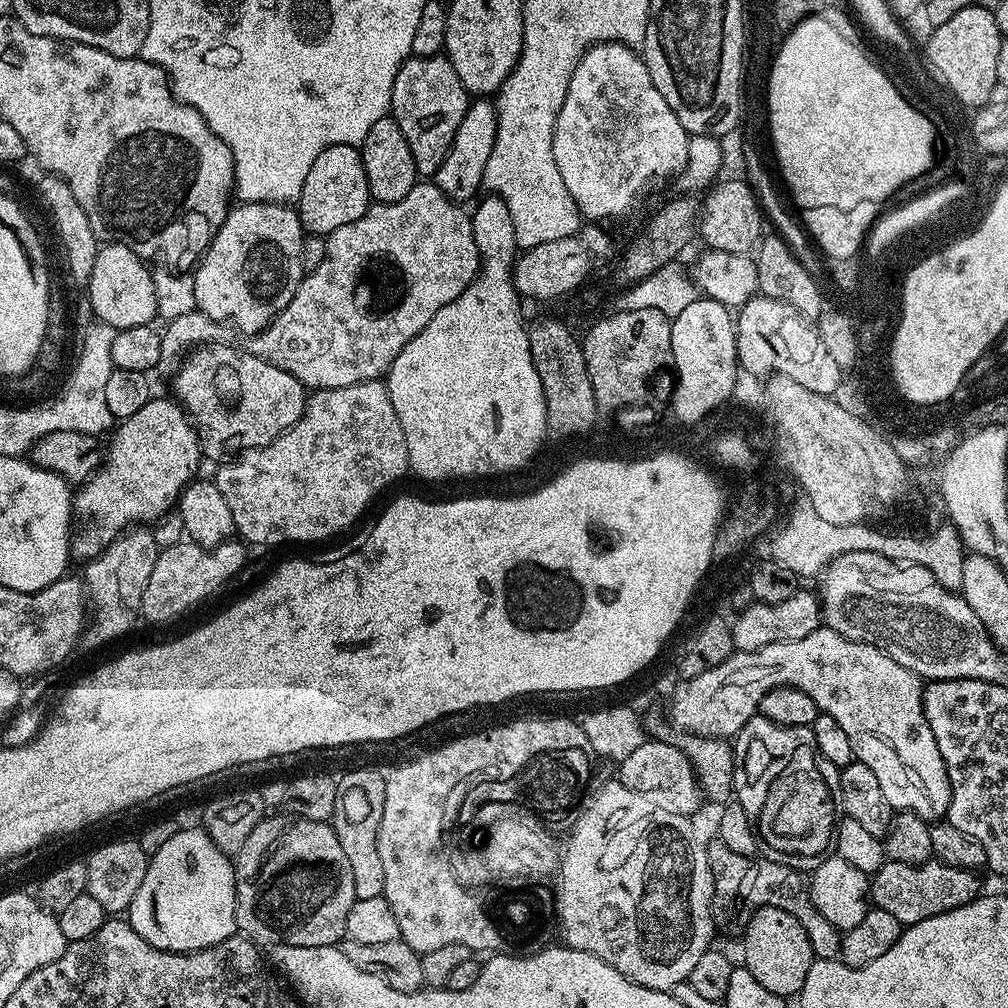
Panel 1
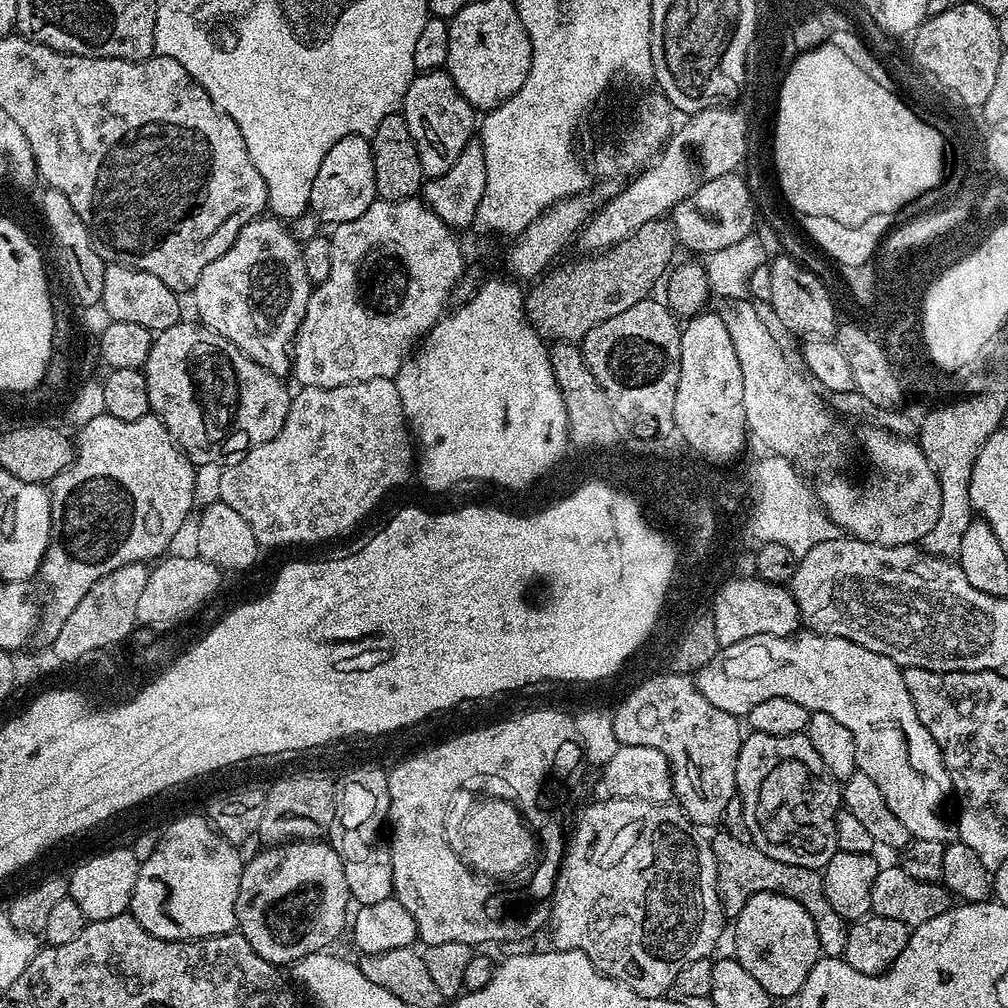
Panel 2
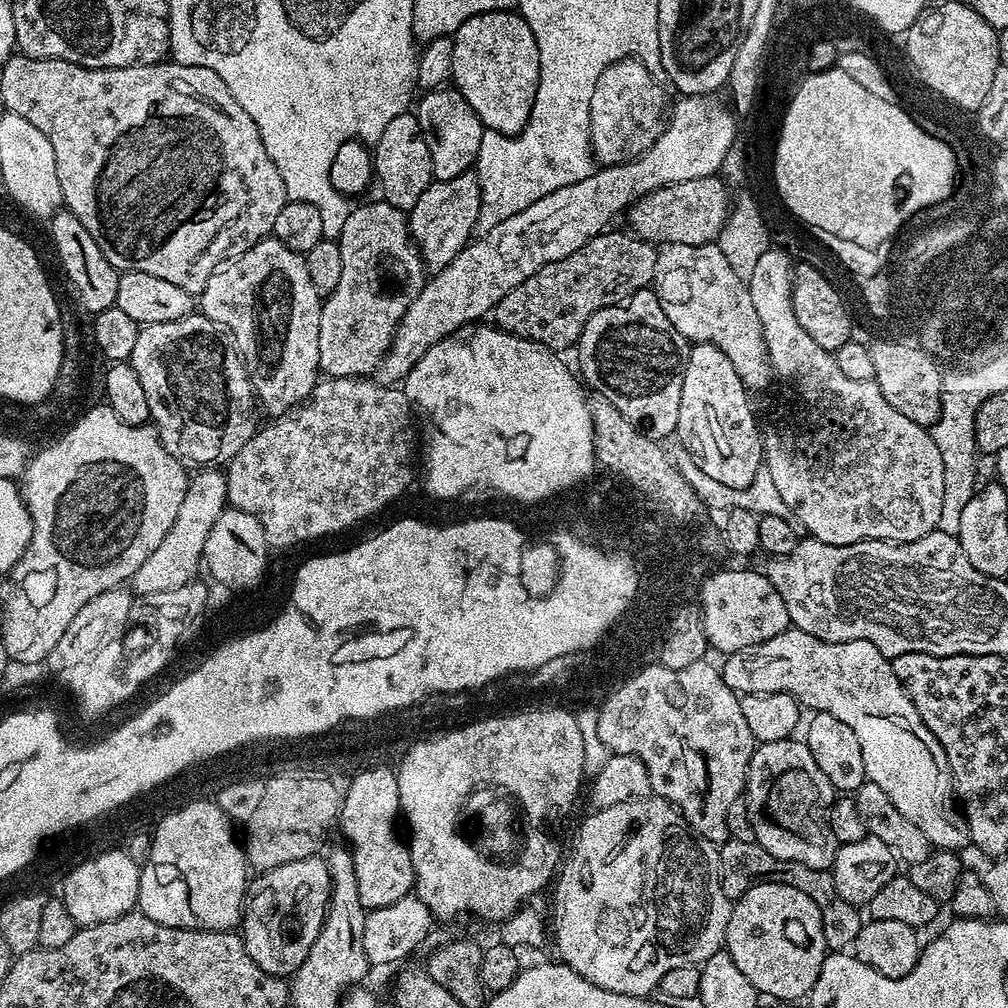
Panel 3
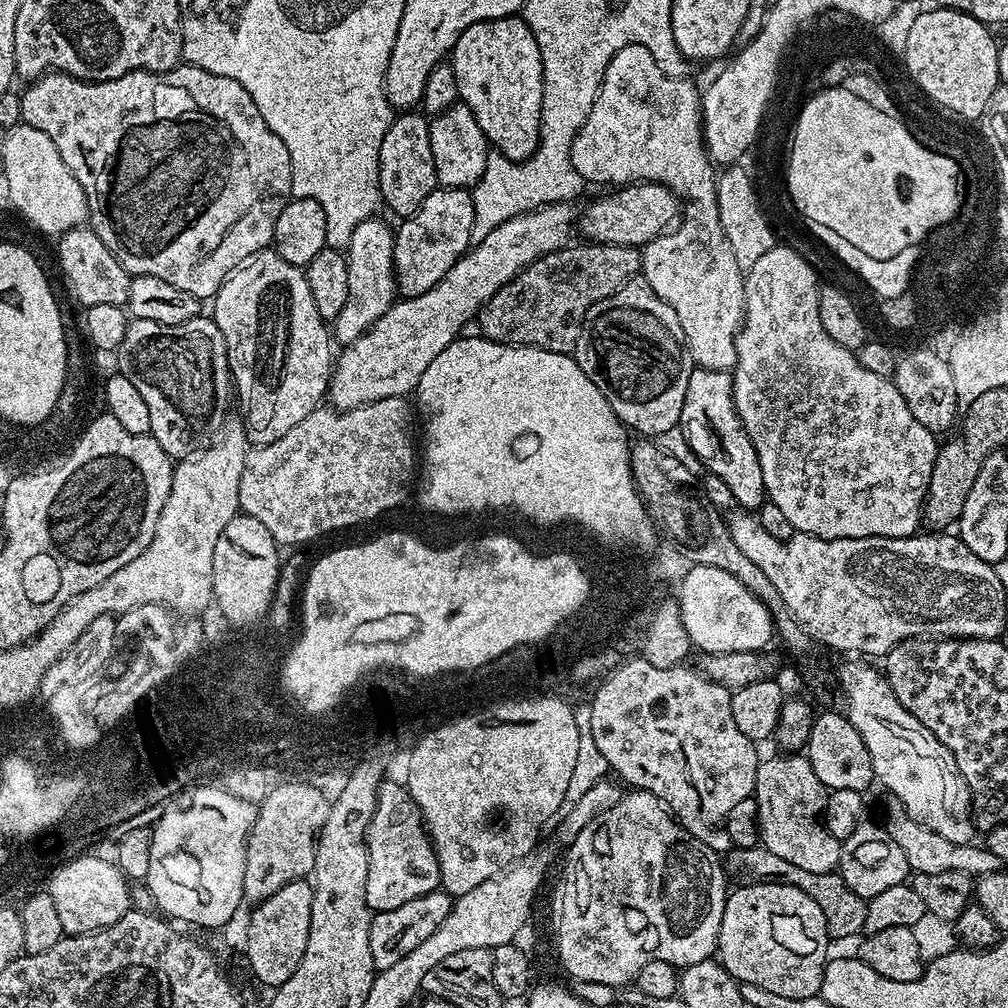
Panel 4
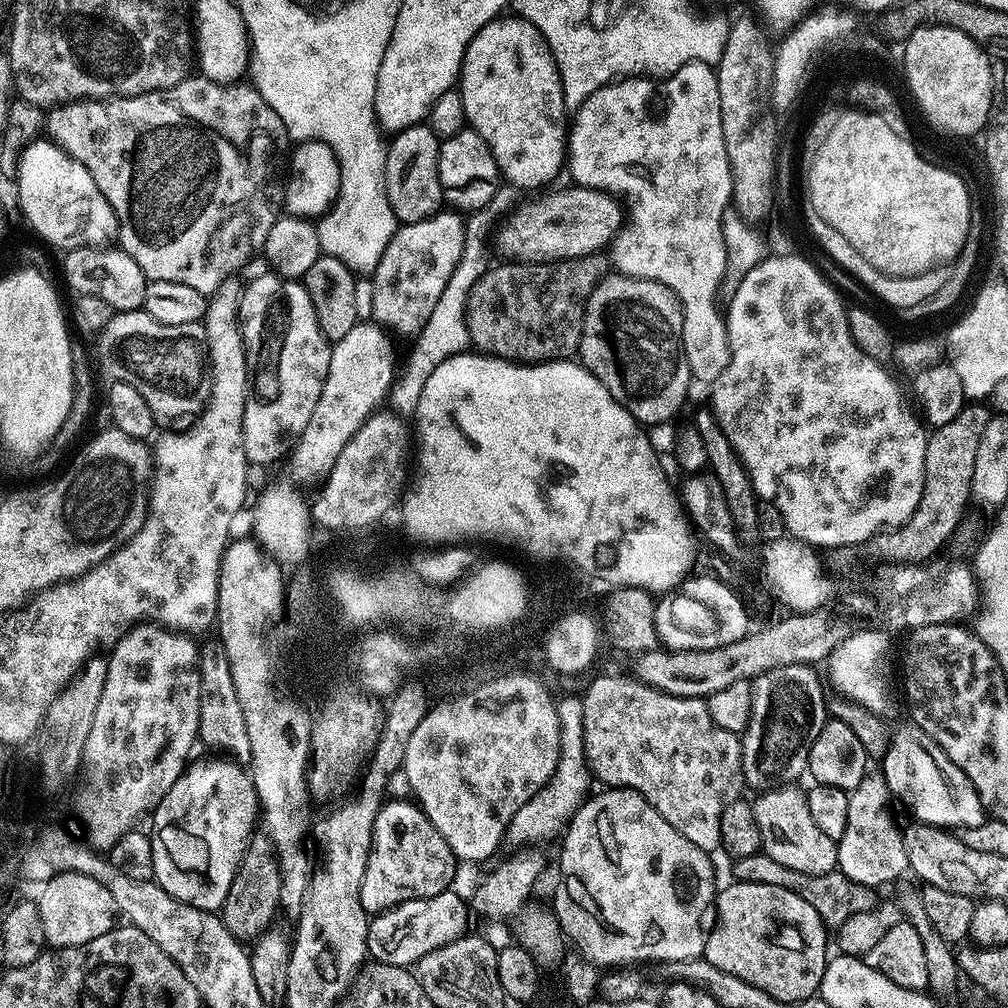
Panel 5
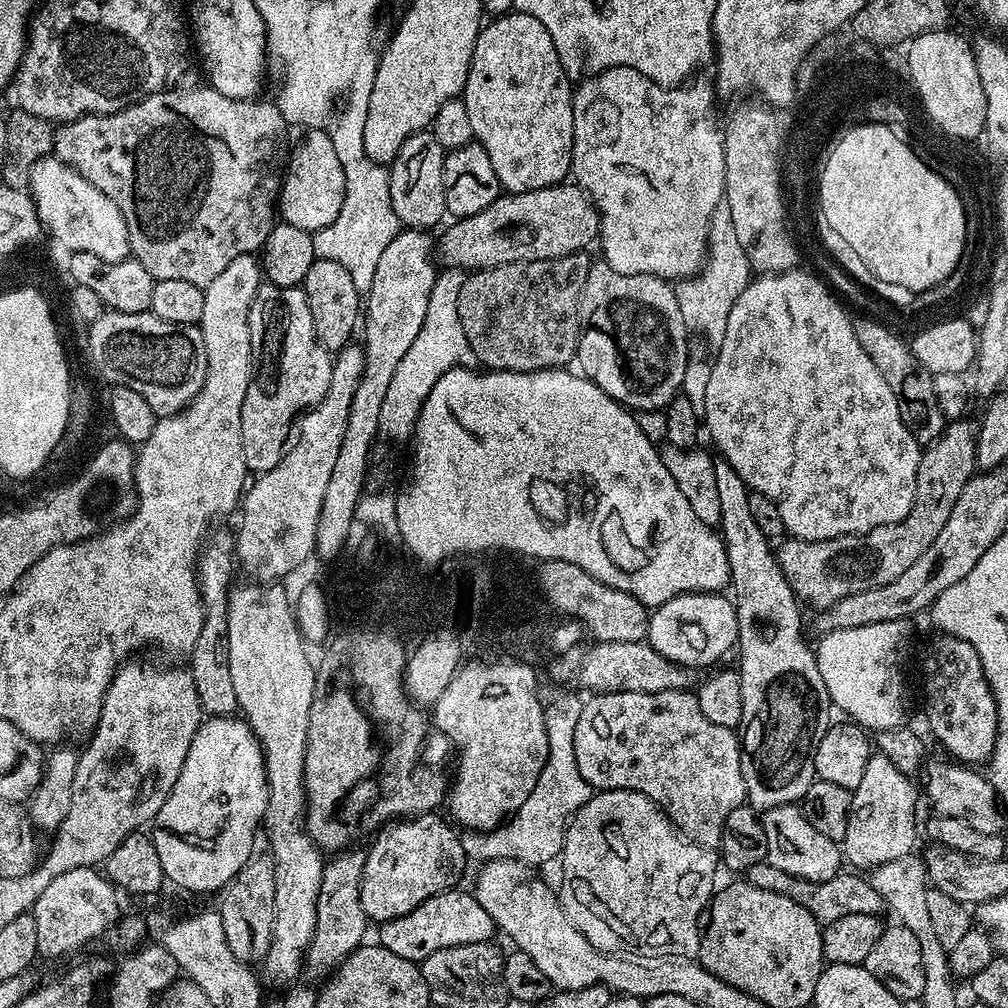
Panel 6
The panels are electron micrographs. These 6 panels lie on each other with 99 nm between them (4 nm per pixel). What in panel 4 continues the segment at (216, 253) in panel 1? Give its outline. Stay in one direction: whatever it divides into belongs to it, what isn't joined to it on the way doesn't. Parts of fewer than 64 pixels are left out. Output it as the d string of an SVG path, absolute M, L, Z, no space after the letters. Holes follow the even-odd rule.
M274 250L262 251L226 278L223 286L216 291L211 304L210 319L216 323L218 330L222 330L224 345L229 348L228 367L234 373L234 384L238 389L238 396L244 399L245 414L243 413L243 415L246 417L248 439L256 446L278 442L278 438L282 438L282 434L294 430L294 426L298 426L298 422L302 422L302 418L306 418L306 414L310 414L315 408L321 407L322 401L328 394L328 383L332 381L334 340L330 335L329 325L318 314L318 306L314 306L314 298L310 295L310 286L304 277L304 268L295 268L293 264L286 262L286 258L282 258Z

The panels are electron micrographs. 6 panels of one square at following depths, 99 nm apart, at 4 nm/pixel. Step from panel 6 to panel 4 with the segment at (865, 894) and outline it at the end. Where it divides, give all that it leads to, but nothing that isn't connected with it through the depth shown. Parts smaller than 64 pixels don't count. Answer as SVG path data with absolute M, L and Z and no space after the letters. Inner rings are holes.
M763 846L755 848L731 848L723 857L722 863L724 871L729 881L737 885L746 884L789 884L802 894L810 894L814 902L818 902L818 907L822 909L822 914L828 923L828 935L833 941L844 940L847 936L859 937L864 932L866 922L866 910L868 900L863 896L854 894L850 886L846 886L844 879L836 872L823 872L814 874L814 870L802 870L798 866L785 862L778 858L778 854L770 854Z

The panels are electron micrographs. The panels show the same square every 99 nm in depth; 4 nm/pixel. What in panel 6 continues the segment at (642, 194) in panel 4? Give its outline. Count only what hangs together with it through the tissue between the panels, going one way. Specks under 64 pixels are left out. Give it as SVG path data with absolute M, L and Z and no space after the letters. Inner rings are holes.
M561 182L550 186L549 188L539 188L538 190L530 190L529 192L510 192L502 194L494 202L490 202L490 206L486 206L486 210L478 210L478 214L466 216L452 222L452 225L444 232L444 237L438 240L438 260L444 268L462 268L465 270L479 270L481 268L497 268L503 264L525 264L531 260L553 260L554 258L562 258L569 256L575 252L585 251L589 246L588 243L595 241L600 234L600 211L596 209L592 203L591 196L584 191L583 188L572 182Z

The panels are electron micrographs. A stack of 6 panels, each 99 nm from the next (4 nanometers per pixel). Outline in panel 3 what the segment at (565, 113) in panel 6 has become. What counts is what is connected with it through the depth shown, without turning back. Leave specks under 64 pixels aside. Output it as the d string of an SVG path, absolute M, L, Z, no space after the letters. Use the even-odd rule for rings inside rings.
M519 11L483 12L458 26L452 36L454 66L451 83L470 102L489 132L516 136L526 126L538 90L538 42Z

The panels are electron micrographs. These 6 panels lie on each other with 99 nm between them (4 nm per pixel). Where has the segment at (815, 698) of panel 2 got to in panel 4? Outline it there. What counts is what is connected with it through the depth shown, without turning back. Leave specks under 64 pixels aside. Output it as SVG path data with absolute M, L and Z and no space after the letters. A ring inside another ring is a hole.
M848 664L841 670L840 678L838 674L838 688L839 686L844 691L845 698L848 699L848 708L846 707L847 718L854 726L854 730L858 730L858 734L862 734L862 742L866 742L866 750L870 750L872 775L878 781L878 784L885 788L883 791L889 796L898 798L898 802L902 802L906 814L910 818L914 818L914 822L934 830L934 834L942 834L942 838L947 838L949 842L958 842L959 844L973 843L975 836L972 835L977 835L978 829L972 823L972 795L958 770L958 762L954 762L954 754L950 754L950 750L946 750L946 746L942 746L942 742L938 742L938 738L934 738L934 734L930 734L930 730L926 726L922 726L922 722L918 722L918 718L914 718L914 714L910 714L906 710L906 706L902 706L902 702L898 702L898 698L894 698L894 694L888 685L888 680L884 677L884 673L879 667L871 668L868 664Z

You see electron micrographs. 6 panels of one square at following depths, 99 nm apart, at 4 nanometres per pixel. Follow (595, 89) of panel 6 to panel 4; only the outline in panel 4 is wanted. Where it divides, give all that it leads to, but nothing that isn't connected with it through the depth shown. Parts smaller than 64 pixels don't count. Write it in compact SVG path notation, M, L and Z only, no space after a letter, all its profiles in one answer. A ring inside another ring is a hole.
M641 44L626 46L622 50L618 50L618 54L614 54L614 58L608 63L608 68L604 71L604 81L600 84L598 98L594 98L594 106L590 110L586 122L576 132L574 146L570 150L570 158L574 162L574 170L578 170L580 177L589 185L612 184L608 186L627 186L641 182L664 184L681 201L687 202L689 200L692 203L689 208L687 205L686 215L671 231L663 236L654 238L649 244L643 245L640 254L640 272L642 273L642 279L654 290L654 294L658 294L658 298L662 298L662 302L669 304L673 308L674 314L678 314L678 323L682 326L682 334L688 339L688 349L692 355L693 365L722 372L735 369L736 366L736 336L740 333L740 325L744 322L744 281L746 272L745 269L738 266L738 258L730 246L724 227L720 224L720 207L716 201L718 172L712 161L708 159L708 152L704 148L704 125L700 122L700 98L701 93L698 88L696 92L695 86L688 81L688 78L667 76L658 66L658 62L654 62L654 54L650 54L650 50L646 50L646 46Z

